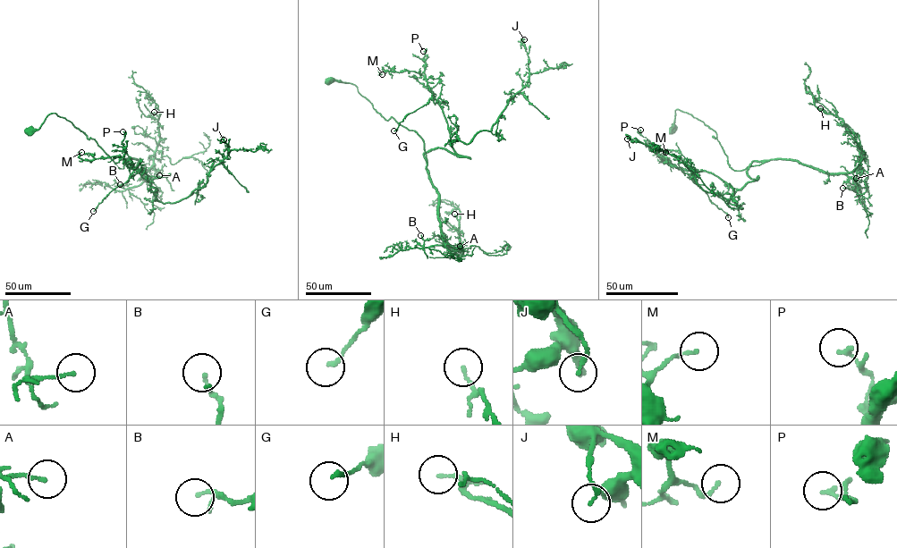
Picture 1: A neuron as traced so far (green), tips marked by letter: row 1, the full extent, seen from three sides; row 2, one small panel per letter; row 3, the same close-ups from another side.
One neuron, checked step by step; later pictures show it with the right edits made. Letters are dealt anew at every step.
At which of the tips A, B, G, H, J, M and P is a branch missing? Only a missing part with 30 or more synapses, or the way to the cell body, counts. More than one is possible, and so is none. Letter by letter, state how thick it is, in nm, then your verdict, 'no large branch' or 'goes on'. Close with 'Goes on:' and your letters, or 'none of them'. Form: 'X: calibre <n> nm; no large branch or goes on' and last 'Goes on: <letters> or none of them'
A: calibre 130 nm; no large branch
B: calibre 100 nm; no large branch
G: calibre 160 nm; no large branch
H: calibre 120 nm; no large branch
J: calibre 180 nm; no large branch
M: calibre 130 nm; no large branch
P: calibre 180 nm; no large branch
Goes on: none of them

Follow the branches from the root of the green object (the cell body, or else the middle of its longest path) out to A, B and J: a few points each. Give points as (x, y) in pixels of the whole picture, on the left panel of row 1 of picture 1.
A: (29, 131), (55, 113), (93, 139), (119, 168), (128, 158), (135, 158), (140, 171), (153, 167), (159, 175)
B: (29, 131), (55, 113), (93, 139), (119, 168), (128, 158), (136, 159), (144, 181), (126, 189), (120, 184)
J: (29, 131), (64, 117), (119, 168), (158, 177), (162, 203), (205, 185), (224, 139)

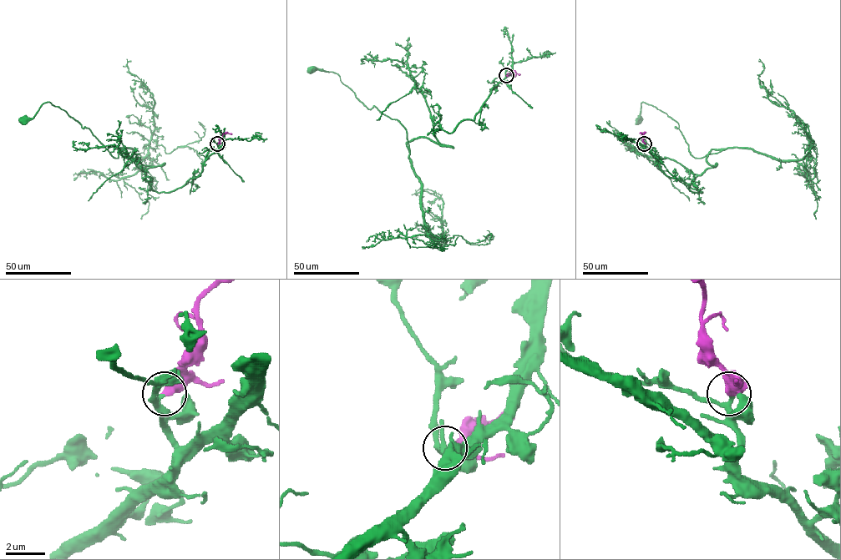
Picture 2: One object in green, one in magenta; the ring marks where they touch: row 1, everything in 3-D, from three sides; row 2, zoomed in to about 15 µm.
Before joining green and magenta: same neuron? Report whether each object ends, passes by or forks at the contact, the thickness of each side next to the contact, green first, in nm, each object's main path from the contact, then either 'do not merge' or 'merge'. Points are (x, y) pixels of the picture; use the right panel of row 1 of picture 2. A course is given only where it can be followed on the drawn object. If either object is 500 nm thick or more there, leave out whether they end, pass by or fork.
calibres 240 and 600 nm; course green (644, 143), (692, 192), (714, 167), (707, 154), (721, 150), (694, 158), (678, 123), (643, 102), (639, 120); course magenta (644, 143), (640, 133), (643, 133); merge

